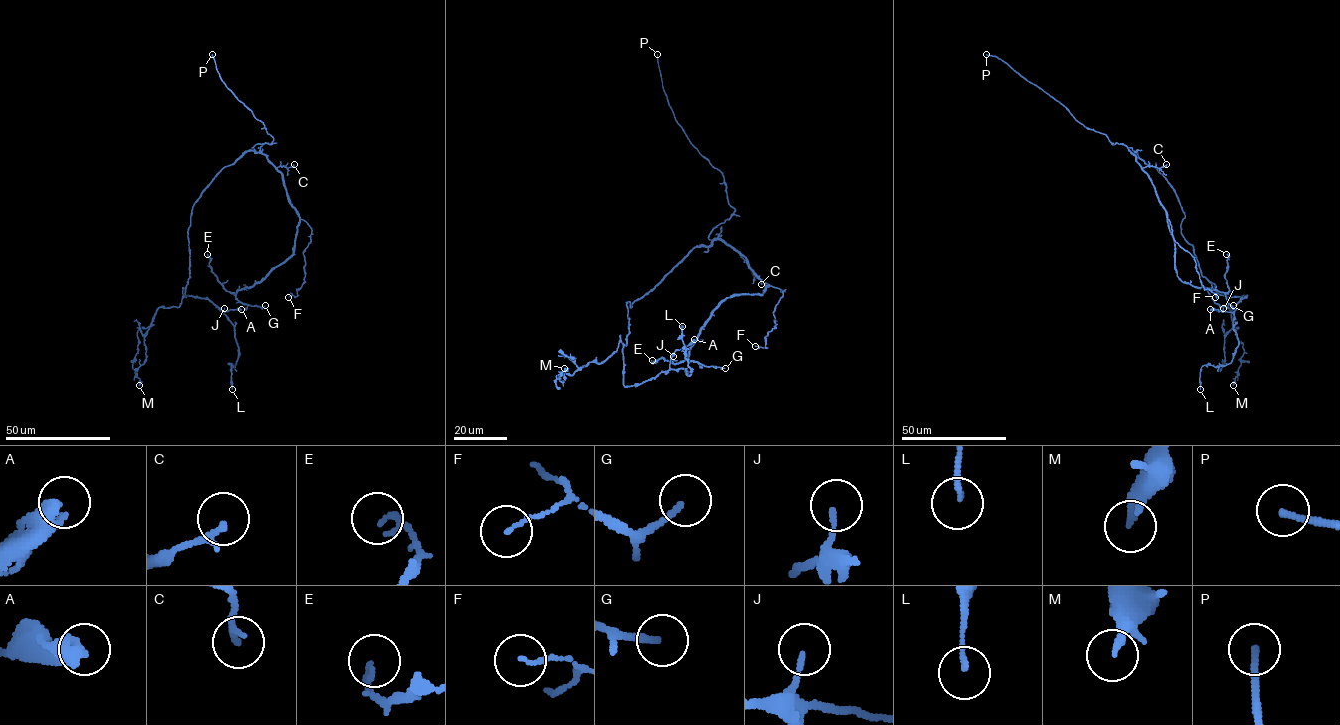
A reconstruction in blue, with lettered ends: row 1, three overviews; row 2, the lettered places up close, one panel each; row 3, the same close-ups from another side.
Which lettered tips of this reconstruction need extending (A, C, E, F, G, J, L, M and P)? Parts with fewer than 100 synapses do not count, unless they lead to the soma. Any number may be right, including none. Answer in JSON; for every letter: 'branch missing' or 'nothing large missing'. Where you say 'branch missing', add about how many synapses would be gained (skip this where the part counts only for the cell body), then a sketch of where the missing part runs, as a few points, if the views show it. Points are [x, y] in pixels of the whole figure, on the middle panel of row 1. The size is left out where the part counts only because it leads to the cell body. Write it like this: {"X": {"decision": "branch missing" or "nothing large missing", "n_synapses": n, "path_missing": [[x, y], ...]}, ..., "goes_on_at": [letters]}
{"A": {"decision": "nothing large missing"}, "C": {"decision": "nothing large missing"}, "E": {"decision": "nothing large missing"}, "F": {"decision": "nothing large missing"}, "G": {"decision": "nothing large missing"}, "J": {"decision": "nothing large missing"}, "L": {"decision": "nothing large missing"}, "M": {"decision": "nothing large missing"}, "P": {"decision": "branch missing", "path_missing": [[657, 54], [657, 46], [642, 36], [644, 32]]}, "goes_on_at": ["P"]}

